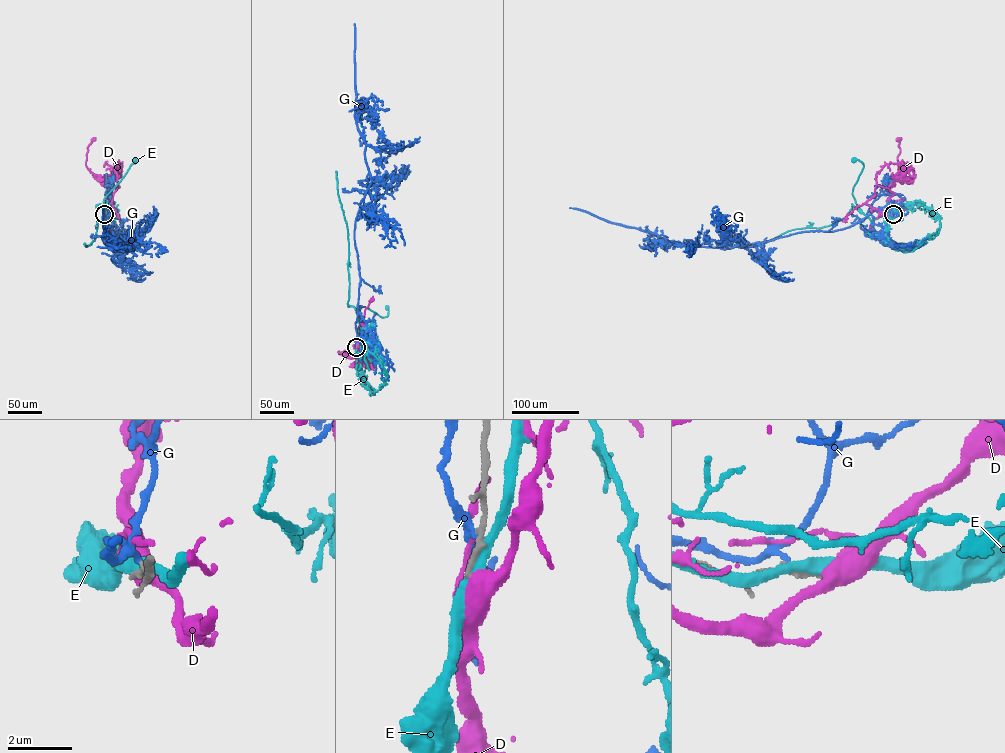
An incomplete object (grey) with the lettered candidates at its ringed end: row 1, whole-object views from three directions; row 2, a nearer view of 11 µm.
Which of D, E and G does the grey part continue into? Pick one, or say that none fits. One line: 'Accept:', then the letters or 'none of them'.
Accept: none of them

